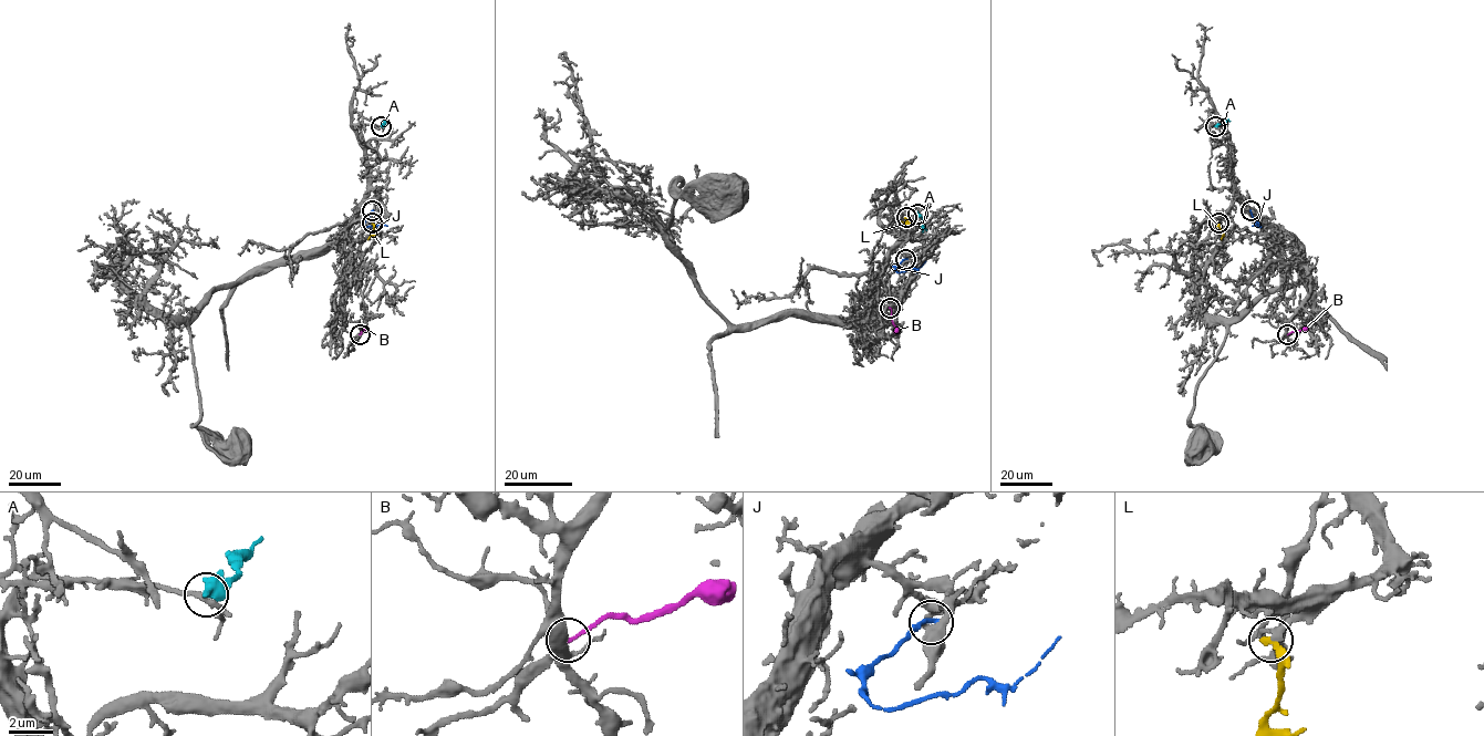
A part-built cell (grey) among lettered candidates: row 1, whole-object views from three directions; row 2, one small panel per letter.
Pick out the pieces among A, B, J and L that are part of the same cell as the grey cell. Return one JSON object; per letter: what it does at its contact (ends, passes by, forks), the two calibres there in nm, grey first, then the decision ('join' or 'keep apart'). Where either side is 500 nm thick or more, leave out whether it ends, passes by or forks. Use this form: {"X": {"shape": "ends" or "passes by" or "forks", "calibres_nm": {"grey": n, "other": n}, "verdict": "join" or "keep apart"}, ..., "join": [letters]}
{"A": {"calibres_nm": {"grey": 200, "other": 650}, "verdict": "keep apart"}, "B": {"calibres_nm": {"grey": 600, "other": 150}, "verdict": "keep apart"}, "J": {"shape": "ends", "calibres_nm": {"grey": 440, "other": 240}, "verdict": "keep apart"}, "L": {"shape": "ends", "calibres_nm": {"grey": 240, "other": 340}, "verdict": "join"}, "join": ["L"]}

